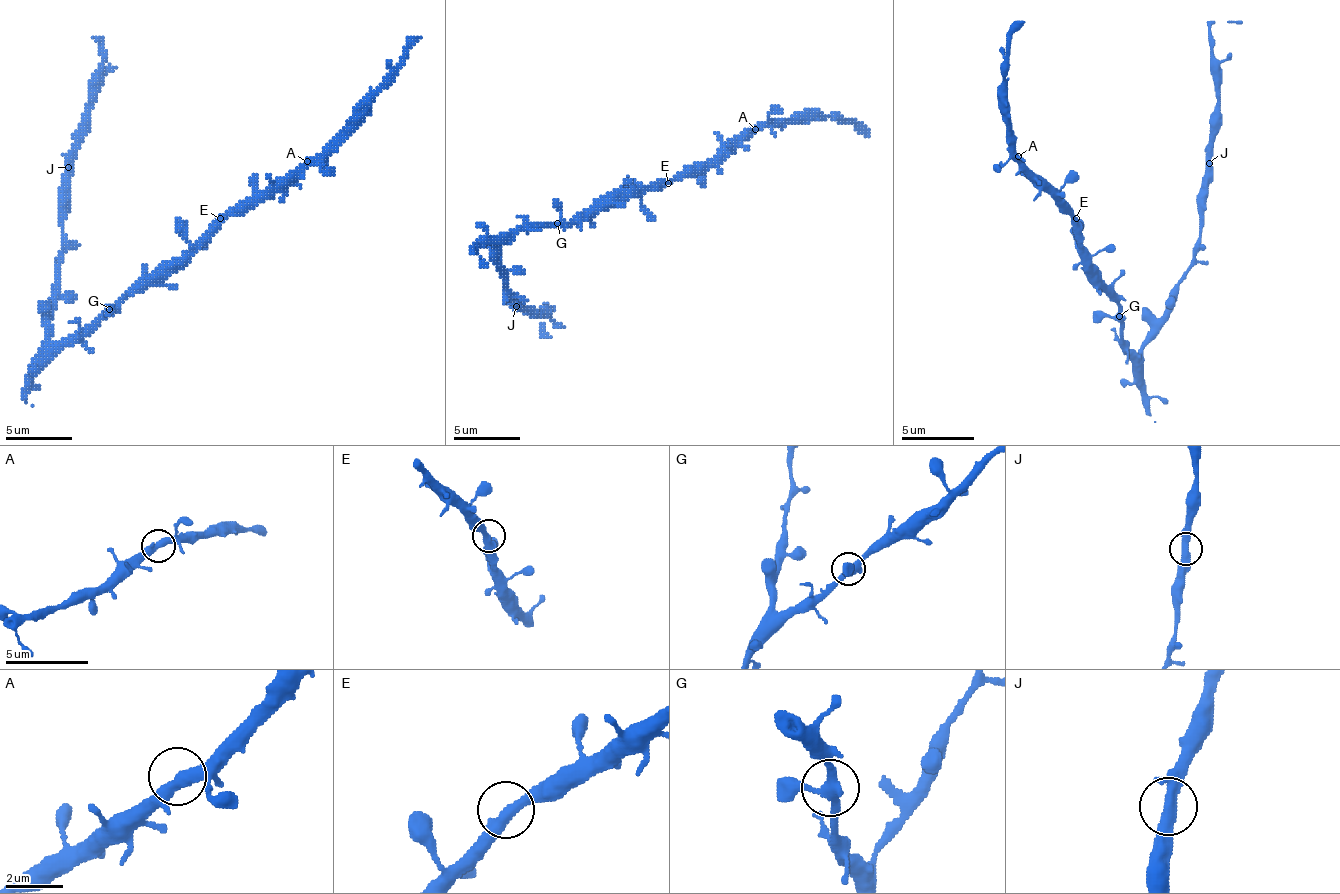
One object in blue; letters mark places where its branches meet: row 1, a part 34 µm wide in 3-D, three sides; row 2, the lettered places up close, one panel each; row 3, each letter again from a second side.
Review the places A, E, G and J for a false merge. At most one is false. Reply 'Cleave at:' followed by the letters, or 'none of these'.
Cleave at: none of these

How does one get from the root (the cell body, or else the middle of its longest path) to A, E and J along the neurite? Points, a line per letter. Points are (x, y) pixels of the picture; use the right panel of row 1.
A: (1123, 319), (1123, 308), (1098, 283), (1076, 222), (1018, 156)
E: (1123, 319), (1123, 308), (1105, 290), (1101, 272), (1087, 258), (1087, 247), (1079, 240), (1076, 218)
J: (1123, 319), (1123, 341), (1137, 352), (1192, 261), (1199, 236), (1199, 189), (1210, 164)

